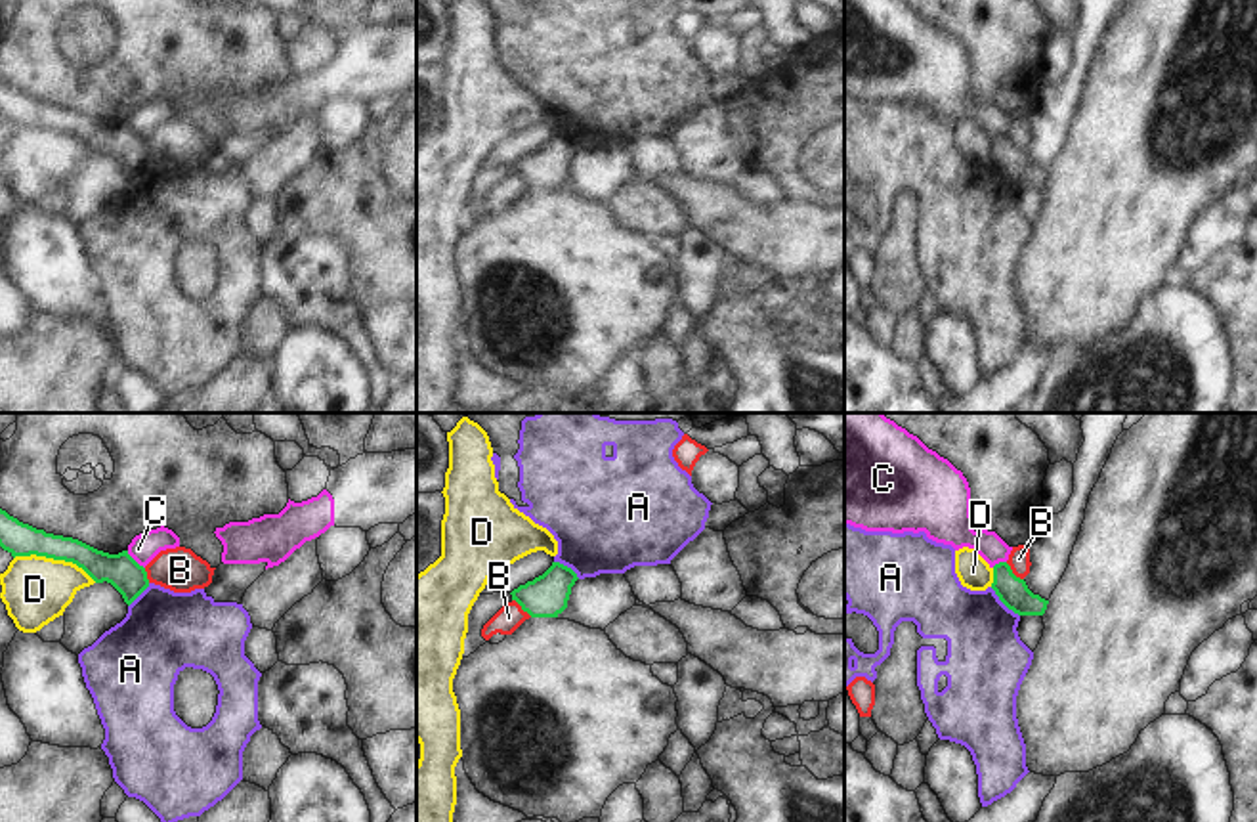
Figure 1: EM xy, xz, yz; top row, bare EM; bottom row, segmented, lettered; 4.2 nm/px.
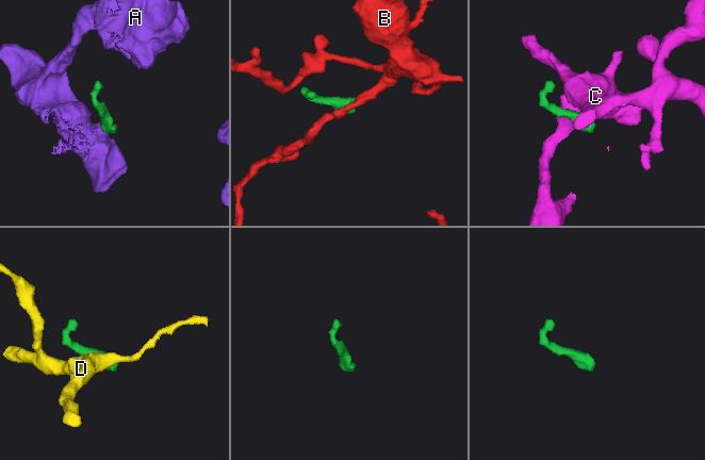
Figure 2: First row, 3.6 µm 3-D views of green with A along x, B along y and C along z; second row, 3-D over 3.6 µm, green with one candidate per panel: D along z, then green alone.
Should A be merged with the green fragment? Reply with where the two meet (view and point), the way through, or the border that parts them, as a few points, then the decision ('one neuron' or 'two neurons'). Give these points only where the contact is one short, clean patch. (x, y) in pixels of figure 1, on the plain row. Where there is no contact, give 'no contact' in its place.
yz (1003, 174) | along yz (990, 159), (1019, 188) | two neurons

